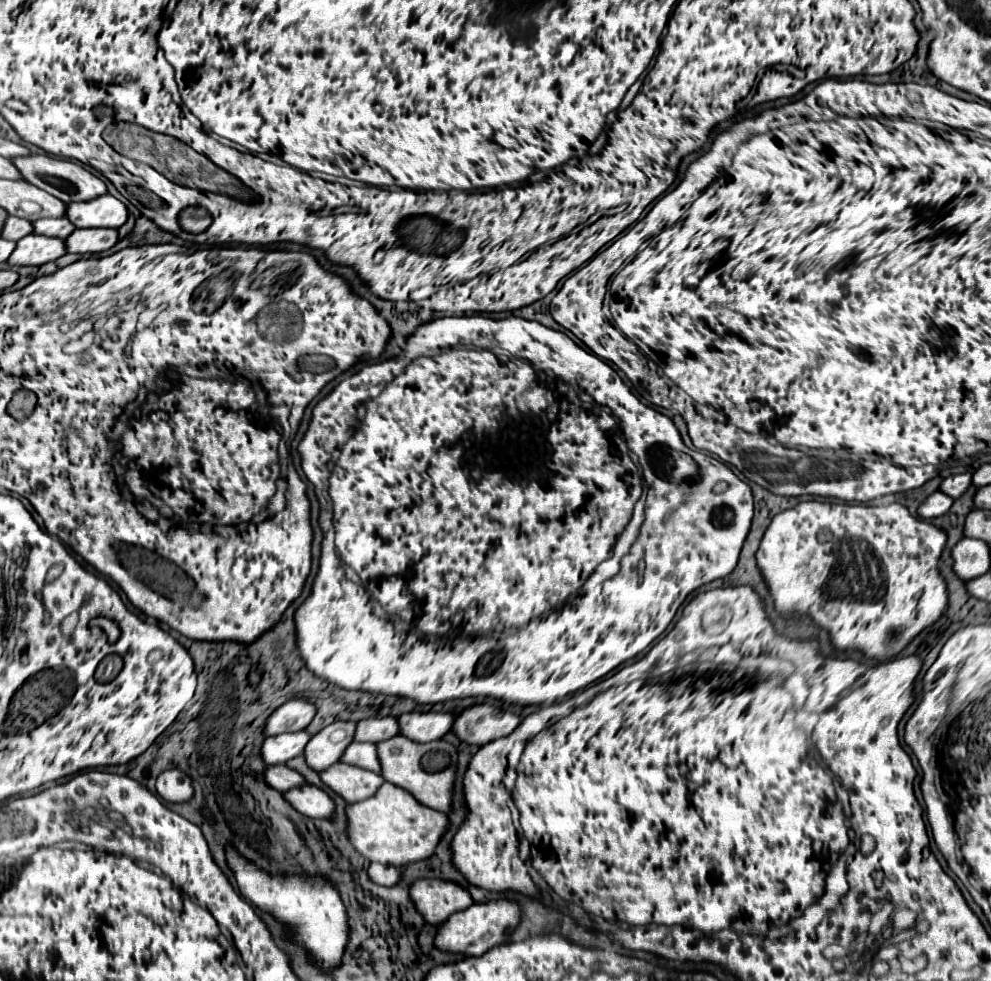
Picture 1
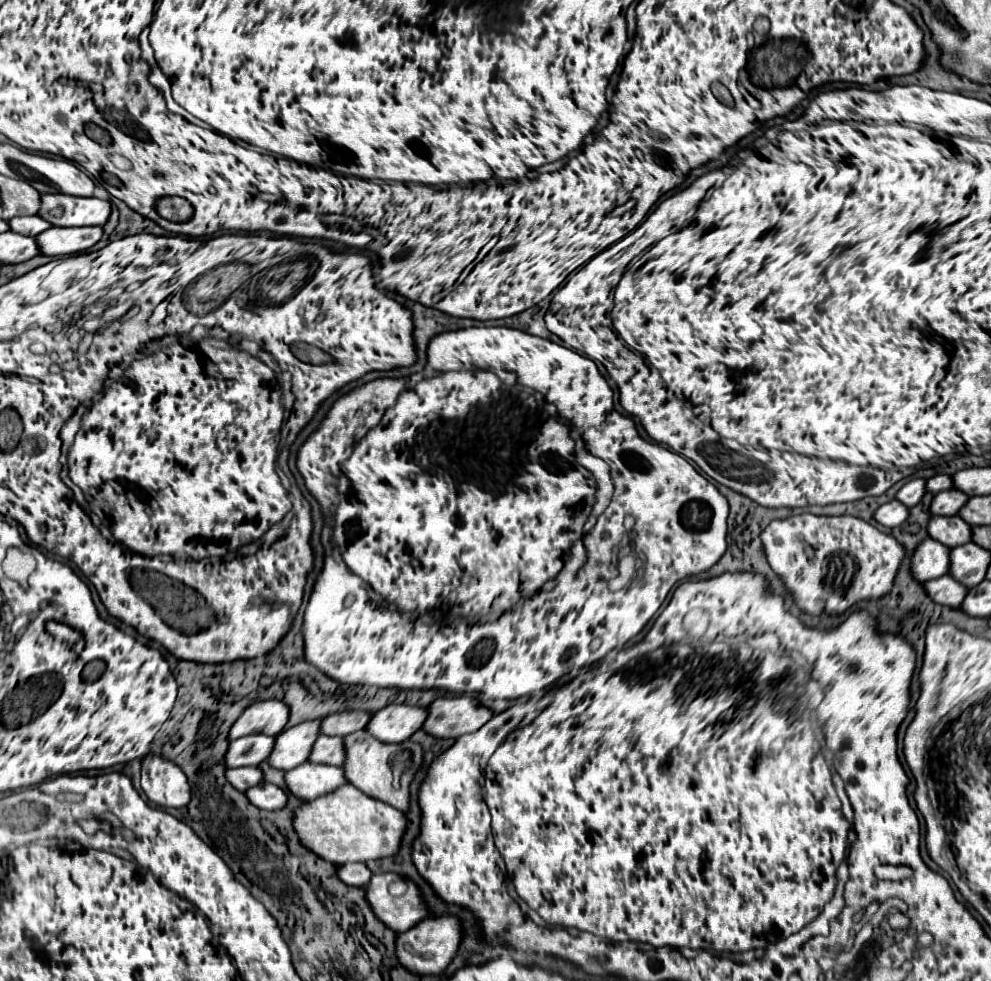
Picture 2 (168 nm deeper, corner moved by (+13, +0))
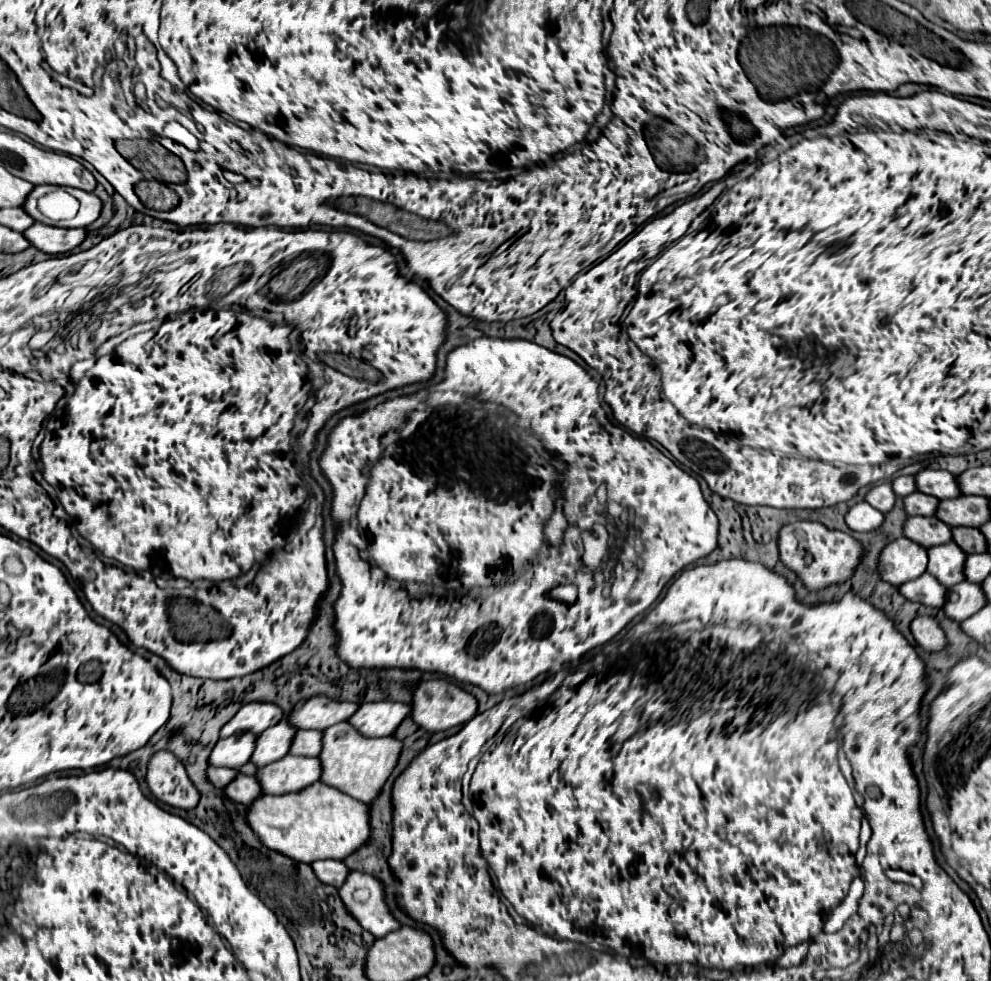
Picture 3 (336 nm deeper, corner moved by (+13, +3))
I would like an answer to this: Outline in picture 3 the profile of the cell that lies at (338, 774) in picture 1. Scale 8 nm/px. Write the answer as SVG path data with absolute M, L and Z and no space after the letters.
M287 754L283 760L259 768L257 778L261 780L263 794L301 792L321 780L321 760Z

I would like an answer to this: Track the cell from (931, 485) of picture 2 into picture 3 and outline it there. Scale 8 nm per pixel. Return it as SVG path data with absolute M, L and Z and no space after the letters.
M899 476L893 480L893 490L897 492L897 496L905 498L909 496L911 492L917 492L917 482L915 482L915 476Z

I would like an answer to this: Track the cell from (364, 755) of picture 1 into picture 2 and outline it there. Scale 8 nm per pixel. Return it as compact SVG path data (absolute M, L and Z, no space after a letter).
M319 735L313 743L313 751L309 755L311 763L325 763L325 765L335 765L341 767L345 761L345 749L343 741L339 737L325 737Z

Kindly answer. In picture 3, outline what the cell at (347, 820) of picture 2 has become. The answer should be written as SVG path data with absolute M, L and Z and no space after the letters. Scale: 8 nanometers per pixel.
M313 784L301 792L281 796L261 796L249 806L249 824L253 824L261 842L269 848L289 854L293 860L313 864L315 860L345 860L355 850L363 848L371 838L371 806L351 798L349 794L327 786Z

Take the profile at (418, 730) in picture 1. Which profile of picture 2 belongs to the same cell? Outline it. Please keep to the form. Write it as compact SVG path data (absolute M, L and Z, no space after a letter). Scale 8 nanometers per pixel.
M387 705L383 709L379 709L377 713L371 715L369 719L369 727L365 727L371 735L375 735L375 739L383 741L383 743L401 743L405 739L409 739L417 729L421 729L421 723L427 717L427 709L423 707L411 707L411 705Z

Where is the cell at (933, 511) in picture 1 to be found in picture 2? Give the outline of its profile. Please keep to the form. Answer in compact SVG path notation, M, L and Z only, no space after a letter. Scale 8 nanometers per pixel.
M889 501L889 503L883 503L881 507L877 507L877 511L873 513L873 519L883 525L883 527L899 527L905 519L909 517L909 509L903 507L901 503L897 501Z

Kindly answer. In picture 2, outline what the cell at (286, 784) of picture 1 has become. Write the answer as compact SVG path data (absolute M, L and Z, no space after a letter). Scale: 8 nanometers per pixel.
M239 767L239 769L227 769L225 779L229 779L229 783L237 791L247 791L249 787L263 781L263 773L257 767Z

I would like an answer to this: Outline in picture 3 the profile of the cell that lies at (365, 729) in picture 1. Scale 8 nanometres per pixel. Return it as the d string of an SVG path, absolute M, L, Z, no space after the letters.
M313 696L301 708L295 708L289 714L289 722L301 722L297 728L311 728L311 730L325 730L333 724L349 720L359 710L355 702L335 702L327 696Z

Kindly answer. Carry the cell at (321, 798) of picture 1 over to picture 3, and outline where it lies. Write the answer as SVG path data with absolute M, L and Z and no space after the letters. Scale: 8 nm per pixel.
M239 774L237 780L233 780L233 784L225 788L225 794L239 804L253 804L257 798L263 796L263 790L255 776Z

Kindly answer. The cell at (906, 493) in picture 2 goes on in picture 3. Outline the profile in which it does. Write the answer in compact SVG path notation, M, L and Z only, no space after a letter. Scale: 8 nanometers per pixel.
M887 480L887 482L875 486L875 488L867 494L865 500L867 500L869 504L873 504L873 506L875 506L877 510L881 510L881 512L891 512L893 506L895 506L895 500L897 500L897 494L893 492L893 482Z

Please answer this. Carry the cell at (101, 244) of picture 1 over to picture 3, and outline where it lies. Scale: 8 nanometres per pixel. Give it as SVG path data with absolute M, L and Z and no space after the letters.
M35 222L31 228L23 232L23 236L45 254L65 254L77 248L87 238L87 230L85 228L67 230L67 228L57 228L57 226Z

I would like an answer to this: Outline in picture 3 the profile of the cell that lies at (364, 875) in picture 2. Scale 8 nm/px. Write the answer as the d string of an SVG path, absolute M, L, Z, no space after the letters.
M317 860L313 864L313 870L317 872L317 878L321 882L331 884L335 888L341 888L345 878L349 876L349 868L341 860Z

